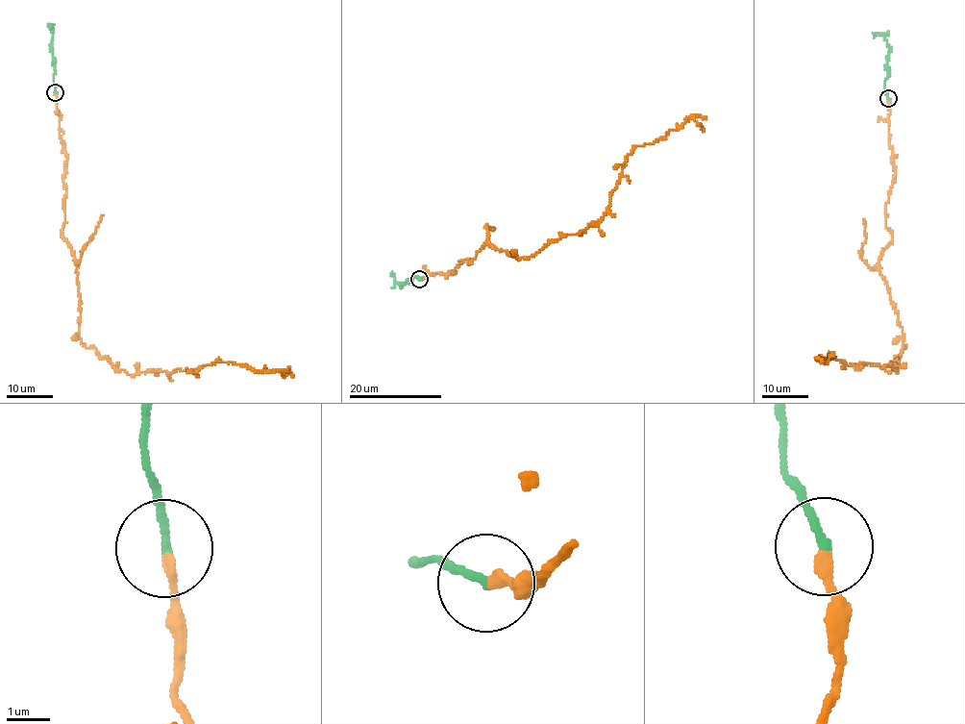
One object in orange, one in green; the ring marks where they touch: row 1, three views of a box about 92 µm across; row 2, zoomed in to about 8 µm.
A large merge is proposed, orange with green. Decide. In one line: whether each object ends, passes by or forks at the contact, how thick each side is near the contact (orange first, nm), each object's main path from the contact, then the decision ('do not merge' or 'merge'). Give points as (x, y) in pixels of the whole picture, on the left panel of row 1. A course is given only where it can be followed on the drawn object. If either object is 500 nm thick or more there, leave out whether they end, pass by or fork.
orange ends; green ends; calibres 220 and 190 nm; course orange (55, 92), (66, 155), (62, 237), (75, 255), (85, 345), (133, 376), (219, 362), (284, 376), (289, 367); course green (55, 91), (50, 48), (53, 23); merge

